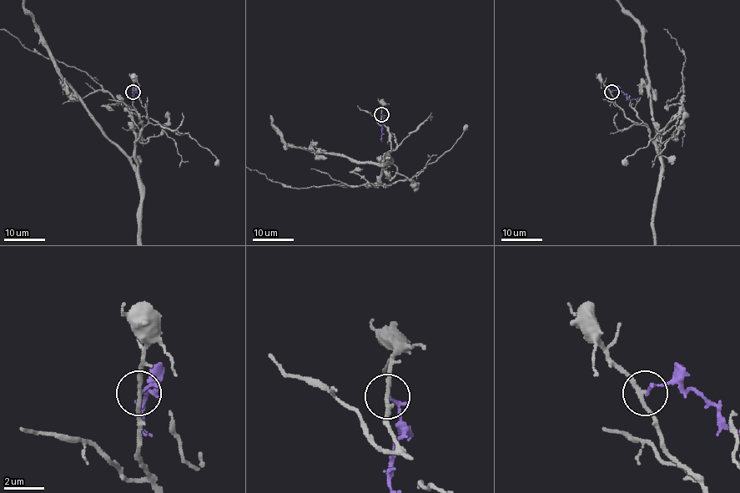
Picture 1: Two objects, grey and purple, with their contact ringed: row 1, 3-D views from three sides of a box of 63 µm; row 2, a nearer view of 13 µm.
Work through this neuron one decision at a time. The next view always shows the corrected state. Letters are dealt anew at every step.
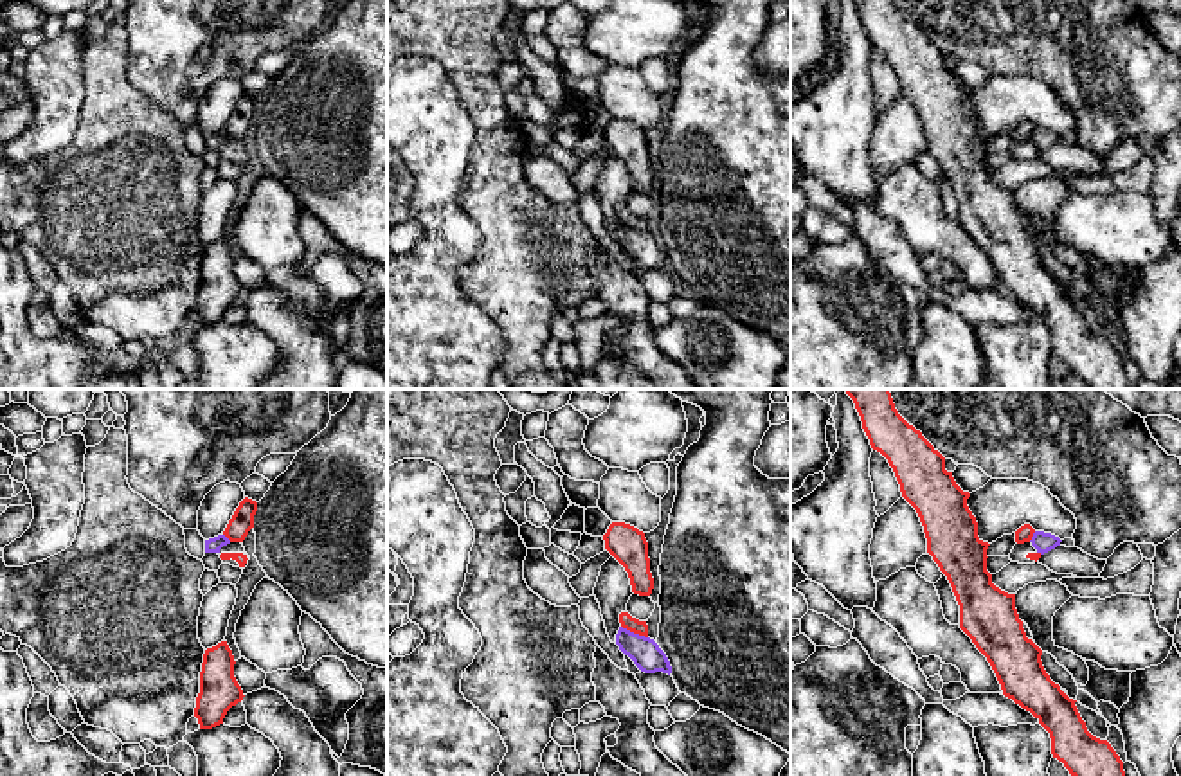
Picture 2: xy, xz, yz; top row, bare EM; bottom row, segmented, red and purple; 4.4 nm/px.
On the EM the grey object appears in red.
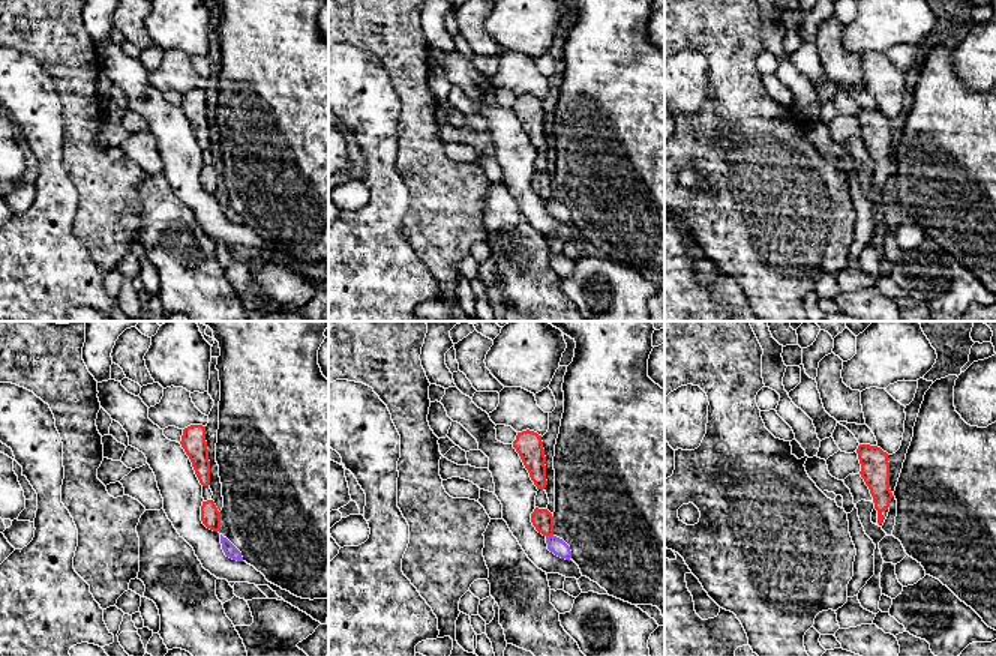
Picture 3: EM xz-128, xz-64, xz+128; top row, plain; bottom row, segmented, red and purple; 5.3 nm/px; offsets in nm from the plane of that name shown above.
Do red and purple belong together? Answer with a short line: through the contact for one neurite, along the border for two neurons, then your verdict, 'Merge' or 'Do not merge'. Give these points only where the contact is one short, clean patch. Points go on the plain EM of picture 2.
Line: xz (622, 222), (647, 234). Do not merge

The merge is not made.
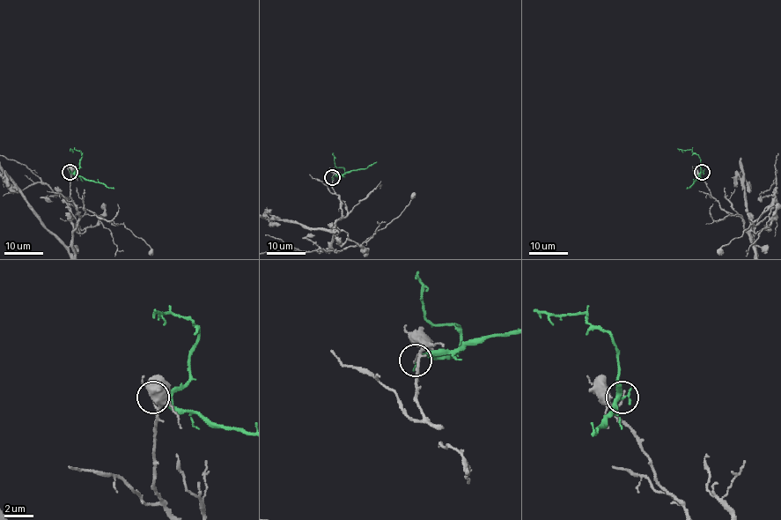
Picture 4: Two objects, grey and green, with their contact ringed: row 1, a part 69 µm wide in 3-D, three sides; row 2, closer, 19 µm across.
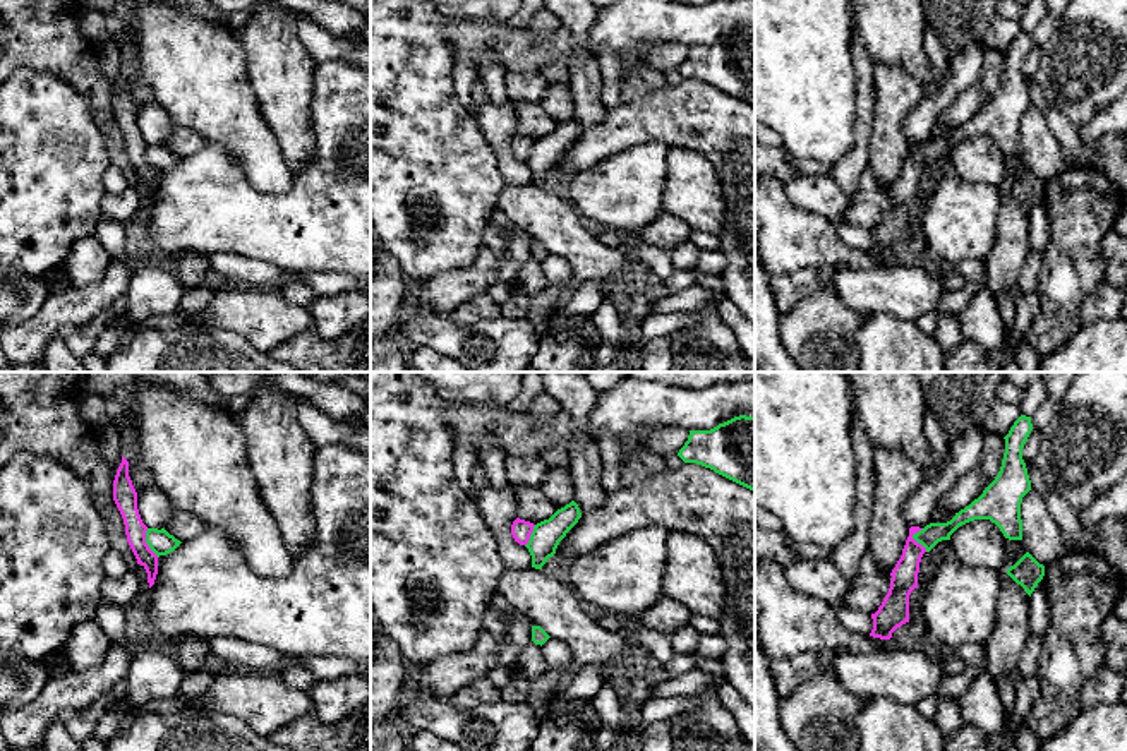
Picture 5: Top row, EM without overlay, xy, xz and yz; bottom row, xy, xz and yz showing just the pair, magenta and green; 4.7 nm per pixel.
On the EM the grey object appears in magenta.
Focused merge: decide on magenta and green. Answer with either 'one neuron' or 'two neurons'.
two neurons

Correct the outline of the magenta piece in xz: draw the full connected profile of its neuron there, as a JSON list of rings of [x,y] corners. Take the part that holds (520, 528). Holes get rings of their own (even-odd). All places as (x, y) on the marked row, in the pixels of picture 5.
[[[516,518],[511,525],[511,535],[520,545],[527,545],[533,532],[533,523]]]

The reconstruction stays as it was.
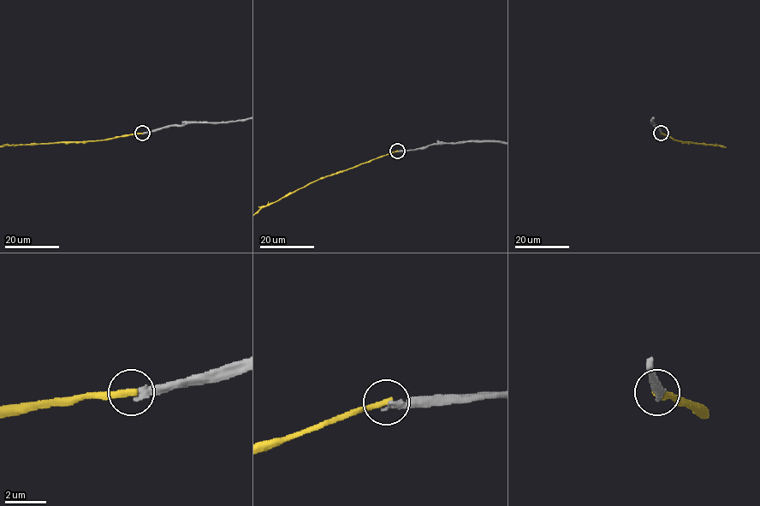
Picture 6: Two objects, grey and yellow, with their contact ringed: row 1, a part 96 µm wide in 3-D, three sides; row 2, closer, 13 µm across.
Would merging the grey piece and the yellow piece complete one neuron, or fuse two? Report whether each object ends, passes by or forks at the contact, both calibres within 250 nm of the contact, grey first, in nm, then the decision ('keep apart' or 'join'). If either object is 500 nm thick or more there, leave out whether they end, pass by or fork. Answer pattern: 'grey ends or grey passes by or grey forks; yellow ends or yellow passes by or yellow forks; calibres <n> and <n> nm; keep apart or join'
grey ends; yellow ends; calibres 280 and 320 nm; keep apart

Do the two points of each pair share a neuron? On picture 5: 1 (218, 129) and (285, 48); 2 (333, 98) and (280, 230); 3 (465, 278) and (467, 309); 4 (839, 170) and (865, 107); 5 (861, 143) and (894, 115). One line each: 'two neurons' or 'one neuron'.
1: two neurons
2: one neuron
3: two neurons
4: one neuron
5: two neurons

